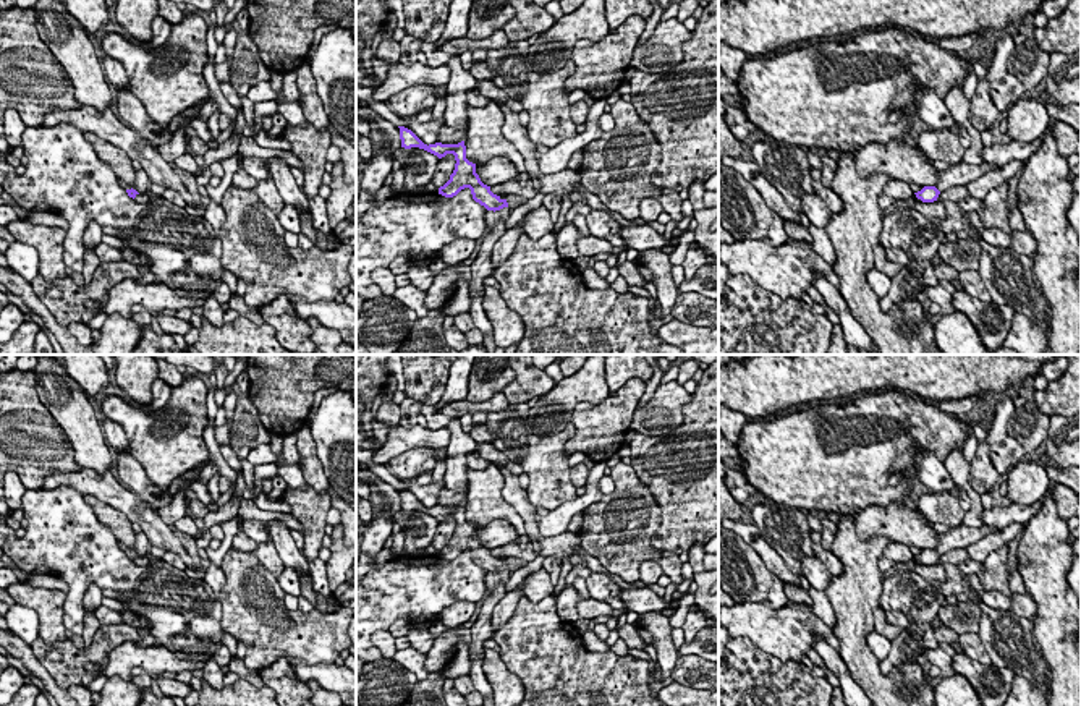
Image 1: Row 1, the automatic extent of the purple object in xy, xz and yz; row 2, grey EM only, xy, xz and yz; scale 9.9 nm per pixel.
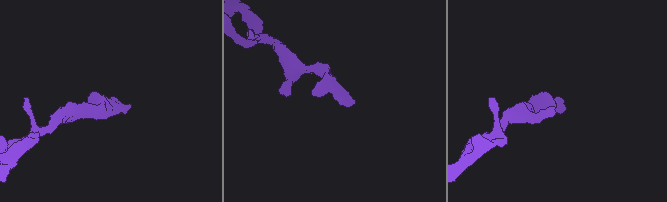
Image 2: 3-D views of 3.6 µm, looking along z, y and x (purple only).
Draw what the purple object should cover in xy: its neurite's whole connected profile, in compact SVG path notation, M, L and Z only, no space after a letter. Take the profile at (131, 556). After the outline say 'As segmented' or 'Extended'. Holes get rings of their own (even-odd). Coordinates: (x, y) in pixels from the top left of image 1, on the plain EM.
M138 533L136 534L136 542L134 542L133 547L126 547L123 544L120 544L120 547L128 555L128 559L134 562L139 555L147 555L149 554L150 544L149 544L144 533Z. Extended

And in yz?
M960 525L945 533L940 533L935 549L924 549L921 554L914 557L922 565L934 565L937 564L939 557L947 554L948 551L968 547L997 531L997 528L990 528L987 525L984 525L982 528L968 528L964 525Z. Extended

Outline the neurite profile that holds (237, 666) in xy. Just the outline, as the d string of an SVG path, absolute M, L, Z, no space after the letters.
M233 657L228 664L228 669L230 669L230 672L236 674L240 678L248 680L251 685L254 685L257 688L264 687L264 682L262 682L259 672L257 670L249 670L244 666L243 659Z

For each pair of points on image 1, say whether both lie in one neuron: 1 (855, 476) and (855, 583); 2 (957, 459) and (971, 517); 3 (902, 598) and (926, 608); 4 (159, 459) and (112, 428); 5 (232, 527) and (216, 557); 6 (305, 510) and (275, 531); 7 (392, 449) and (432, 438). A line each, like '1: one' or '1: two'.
1: two
2: one
3: one
4: two
5: one
6: two
7: one

